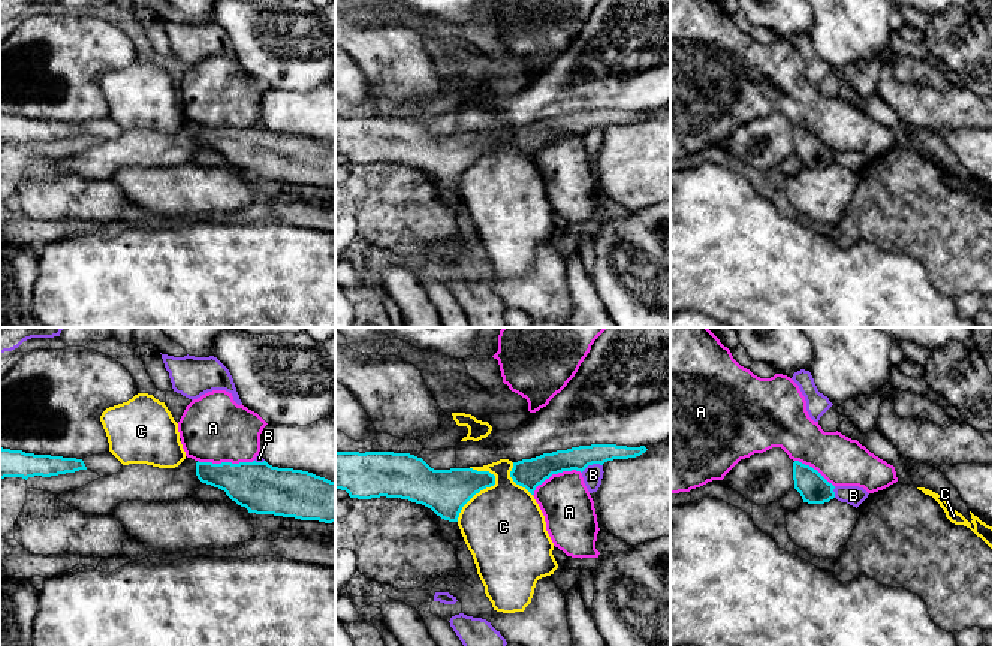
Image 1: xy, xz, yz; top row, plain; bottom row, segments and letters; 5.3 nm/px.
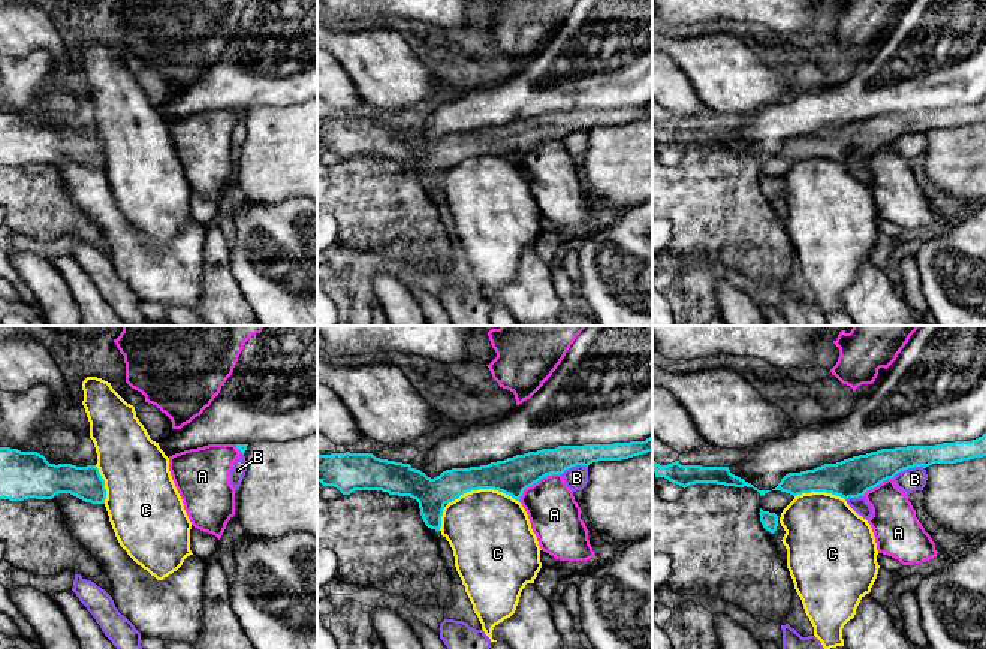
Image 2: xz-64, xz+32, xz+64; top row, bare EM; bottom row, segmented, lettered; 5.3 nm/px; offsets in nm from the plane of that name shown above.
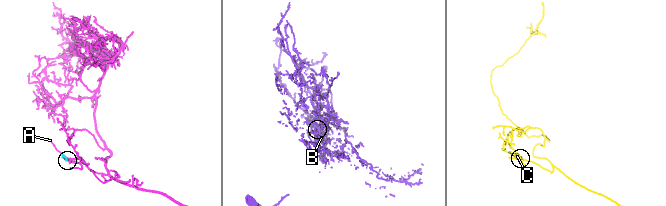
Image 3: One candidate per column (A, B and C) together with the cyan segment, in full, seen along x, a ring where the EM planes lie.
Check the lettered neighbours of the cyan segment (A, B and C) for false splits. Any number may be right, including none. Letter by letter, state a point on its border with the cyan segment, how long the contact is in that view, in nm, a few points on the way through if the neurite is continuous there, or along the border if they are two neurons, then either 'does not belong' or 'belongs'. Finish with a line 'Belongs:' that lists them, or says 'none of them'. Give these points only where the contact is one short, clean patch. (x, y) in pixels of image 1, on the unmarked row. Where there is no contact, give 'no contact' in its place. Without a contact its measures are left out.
A: xy (226, 127) | 300 nm | along xy (198, 124), (210, 127), (253, 126) | does not belong
B: xz (591, 129) | 130 nm | does not belong
C: xz (476, 157) | 320 nm | does not belong
Belongs: none of them

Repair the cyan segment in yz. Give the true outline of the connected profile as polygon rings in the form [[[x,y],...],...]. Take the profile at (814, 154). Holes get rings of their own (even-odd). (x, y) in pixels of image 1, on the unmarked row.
[[[799,126],[793,127],[794,154],[803,167],[824,169],[835,163],[835,151],[829,148],[817,135]]]

